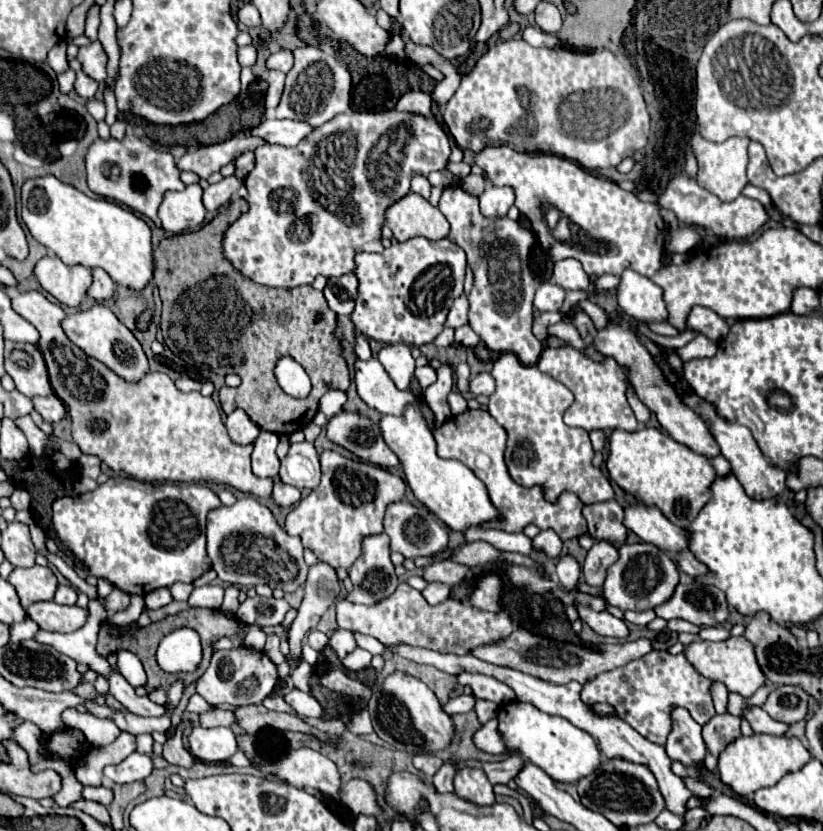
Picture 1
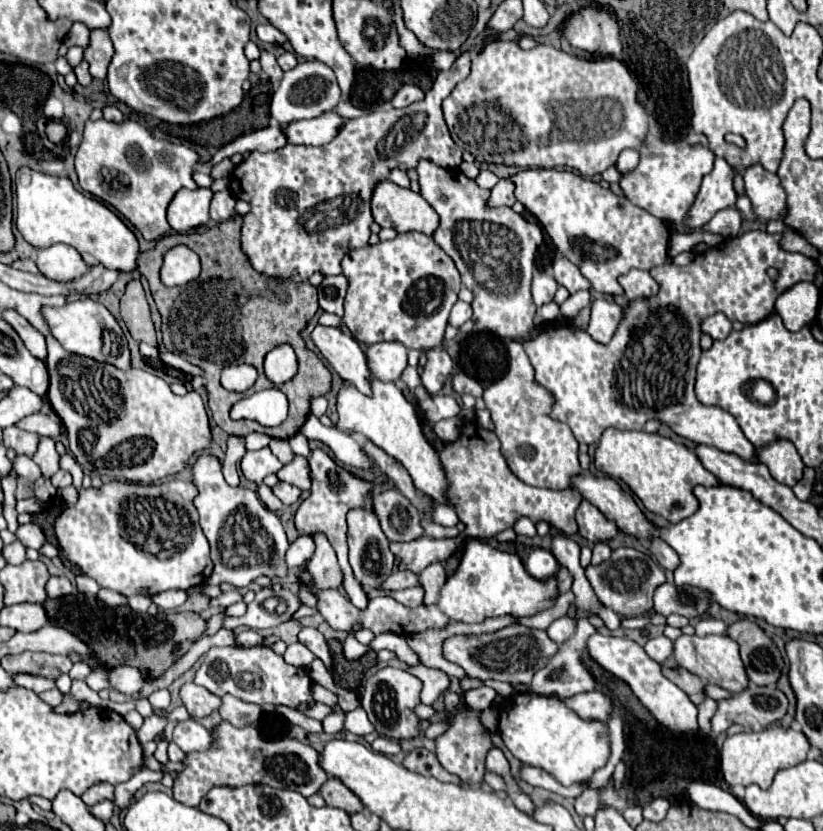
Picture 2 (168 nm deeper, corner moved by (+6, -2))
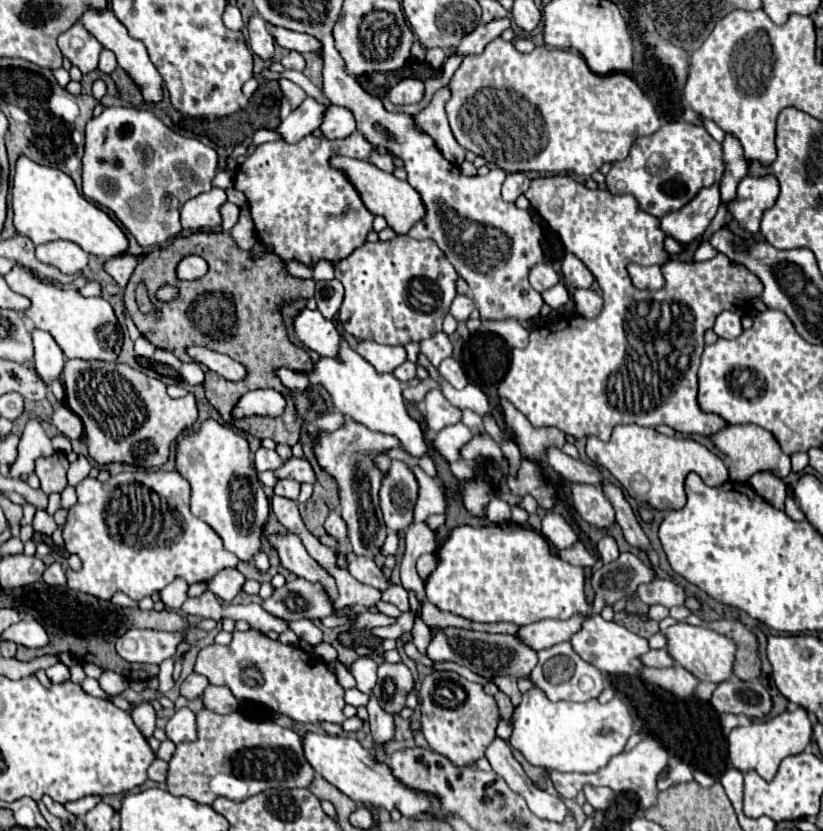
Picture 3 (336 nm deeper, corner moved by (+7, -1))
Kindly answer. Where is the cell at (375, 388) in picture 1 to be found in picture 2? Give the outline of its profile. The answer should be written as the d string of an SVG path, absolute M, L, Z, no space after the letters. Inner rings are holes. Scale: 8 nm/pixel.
M318 325L312 333L312 341L344 381L352 383L360 393L372 395L372 375L366 355L350 333Z

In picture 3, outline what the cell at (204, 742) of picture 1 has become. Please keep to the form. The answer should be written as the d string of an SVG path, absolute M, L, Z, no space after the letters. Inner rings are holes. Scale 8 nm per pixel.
M181 708L177 710L167 726L165 726L165 734L171 742L193 742L197 738L197 724L195 724L195 714L189 708Z

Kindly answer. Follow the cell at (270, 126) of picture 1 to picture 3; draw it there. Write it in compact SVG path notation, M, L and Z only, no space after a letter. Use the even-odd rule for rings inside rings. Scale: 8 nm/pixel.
M331 106L329 114L325 114L325 122L321 124L321 130L329 140L339 140L351 136L357 130L357 122L351 110L341 106Z

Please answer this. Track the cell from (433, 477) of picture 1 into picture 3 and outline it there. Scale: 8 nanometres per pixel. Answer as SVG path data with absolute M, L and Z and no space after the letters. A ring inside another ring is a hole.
M341 338L337 358L319 358L307 372L307 378L311 386L319 384L331 394L335 408L343 416L349 416L355 422L365 424L369 430L397 436L411 456L423 456L427 452L421 426L407 414L407 408L403 404L401 382L393 374L377 372L365 358L361 358L351 348L351 344L345 338Z

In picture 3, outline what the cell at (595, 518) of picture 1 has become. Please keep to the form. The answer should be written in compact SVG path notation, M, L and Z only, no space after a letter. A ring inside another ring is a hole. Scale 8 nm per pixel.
M571 484L571 500L579 516L599 528L611 526L615 522L613 518L613 506L609 506L609 500L605 498L603 490L599 486L591 484Z

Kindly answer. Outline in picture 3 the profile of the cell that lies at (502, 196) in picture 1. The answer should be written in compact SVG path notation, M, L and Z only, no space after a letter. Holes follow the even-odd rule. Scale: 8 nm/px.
M523 172L507 174L507 178L503 182L503 198L505 198L505 202L515 202L529 188L529 184L531 184L531 180Z

